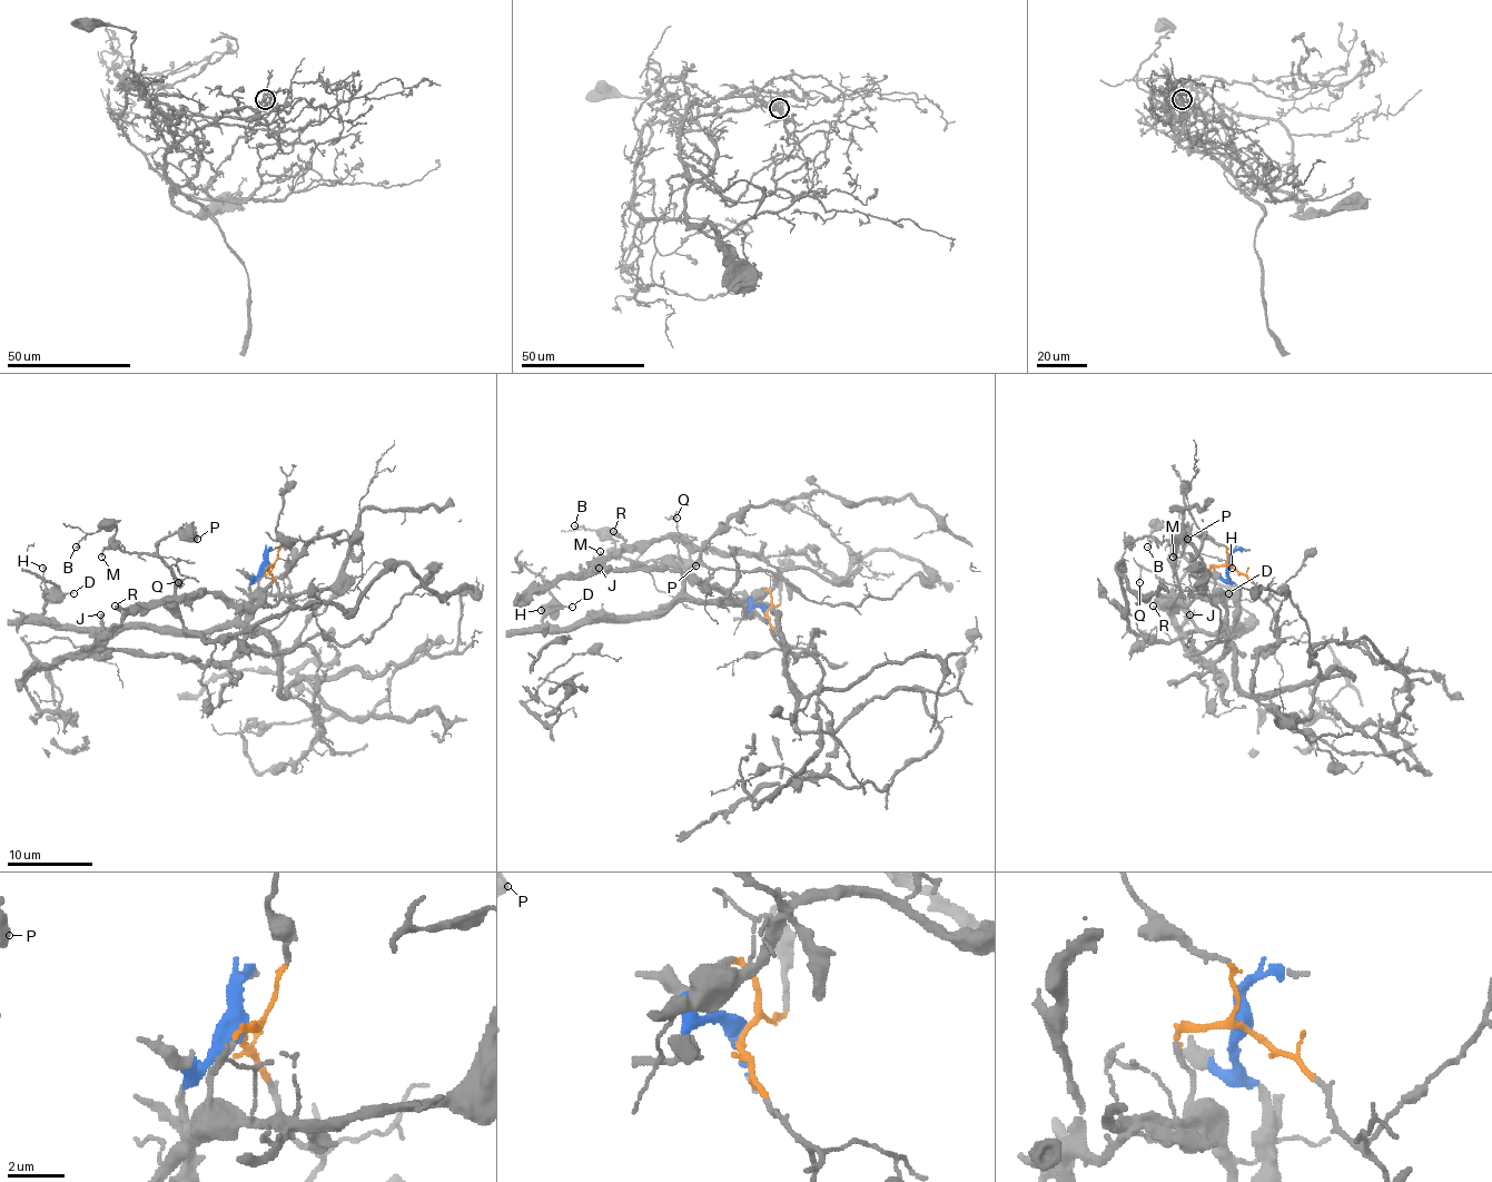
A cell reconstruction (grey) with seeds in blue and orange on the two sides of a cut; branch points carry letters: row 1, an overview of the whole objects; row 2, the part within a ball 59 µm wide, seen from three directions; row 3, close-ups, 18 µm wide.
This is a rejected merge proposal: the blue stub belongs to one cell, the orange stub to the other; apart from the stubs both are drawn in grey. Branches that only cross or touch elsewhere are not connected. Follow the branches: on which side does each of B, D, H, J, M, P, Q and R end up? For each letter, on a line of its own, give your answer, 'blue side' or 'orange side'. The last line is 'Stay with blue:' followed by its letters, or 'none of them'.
B: orange side
D: orange side
H: orange side
J: blue side
M: orange side
P: orange side
Q: orange side
R: blue side
Stay with blue: J, R

